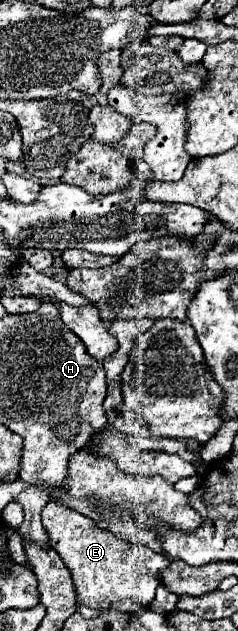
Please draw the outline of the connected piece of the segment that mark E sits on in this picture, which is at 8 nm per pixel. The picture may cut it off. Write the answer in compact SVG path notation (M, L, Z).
M48 502L42 510L42 526L48 530L50 546L60 554L64 564L68 566L76 594L88 606L96 606L96 602L120 602L124 598L132 598L136 602L148 604L154 598L158 588L158 572L168 566L168 558L156 554L140 544L130 544L120 538L114 538L106 530L96 528L96 524L82 514L74 514L62 504Z

